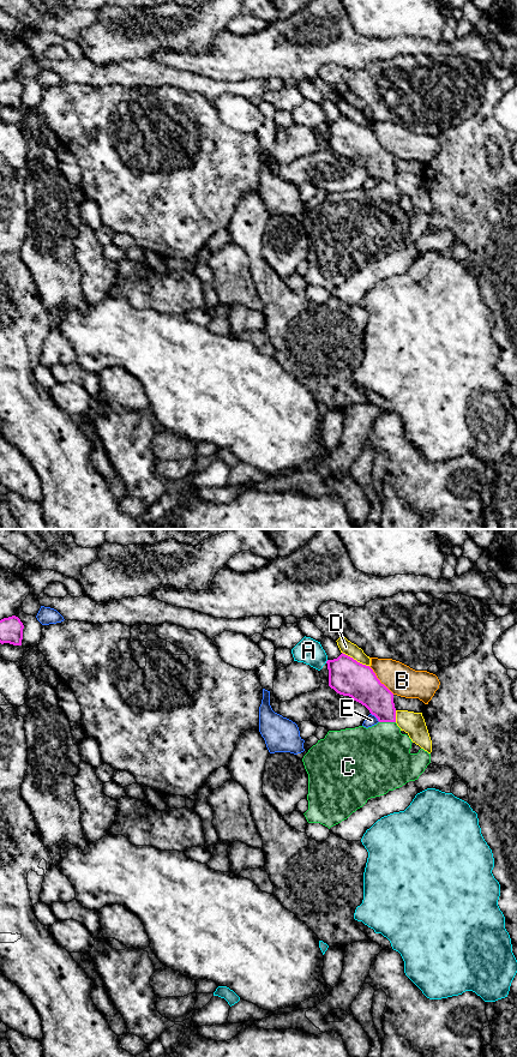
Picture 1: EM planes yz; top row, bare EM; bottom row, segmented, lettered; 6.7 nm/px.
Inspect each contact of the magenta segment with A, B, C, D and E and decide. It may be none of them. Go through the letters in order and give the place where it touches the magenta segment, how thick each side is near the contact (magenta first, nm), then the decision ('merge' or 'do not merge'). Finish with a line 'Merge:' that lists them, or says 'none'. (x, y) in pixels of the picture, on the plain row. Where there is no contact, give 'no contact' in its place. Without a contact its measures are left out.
A: meets magenta in yz at (326, 124); 240 nm thick on the magenta side, 170 nm on the other; do not merge
B: meets magenta in yz at (379, 143); 240 nm thick on the magenta side, 200 nm on the other; do not merge
C: meets magenta in yz at (388, 184); 200 nm thick on the magenta side, 420 nm on the other; merge
D: meets magenta in yz at (355, 122); 240 nm thick on the magenta side, 90 nm on the other; do not merge
E: meets magenta in yz at (376, 179); 240 nm thick on the magenta side, 80 nm on the other; do not merge
Merge: C

